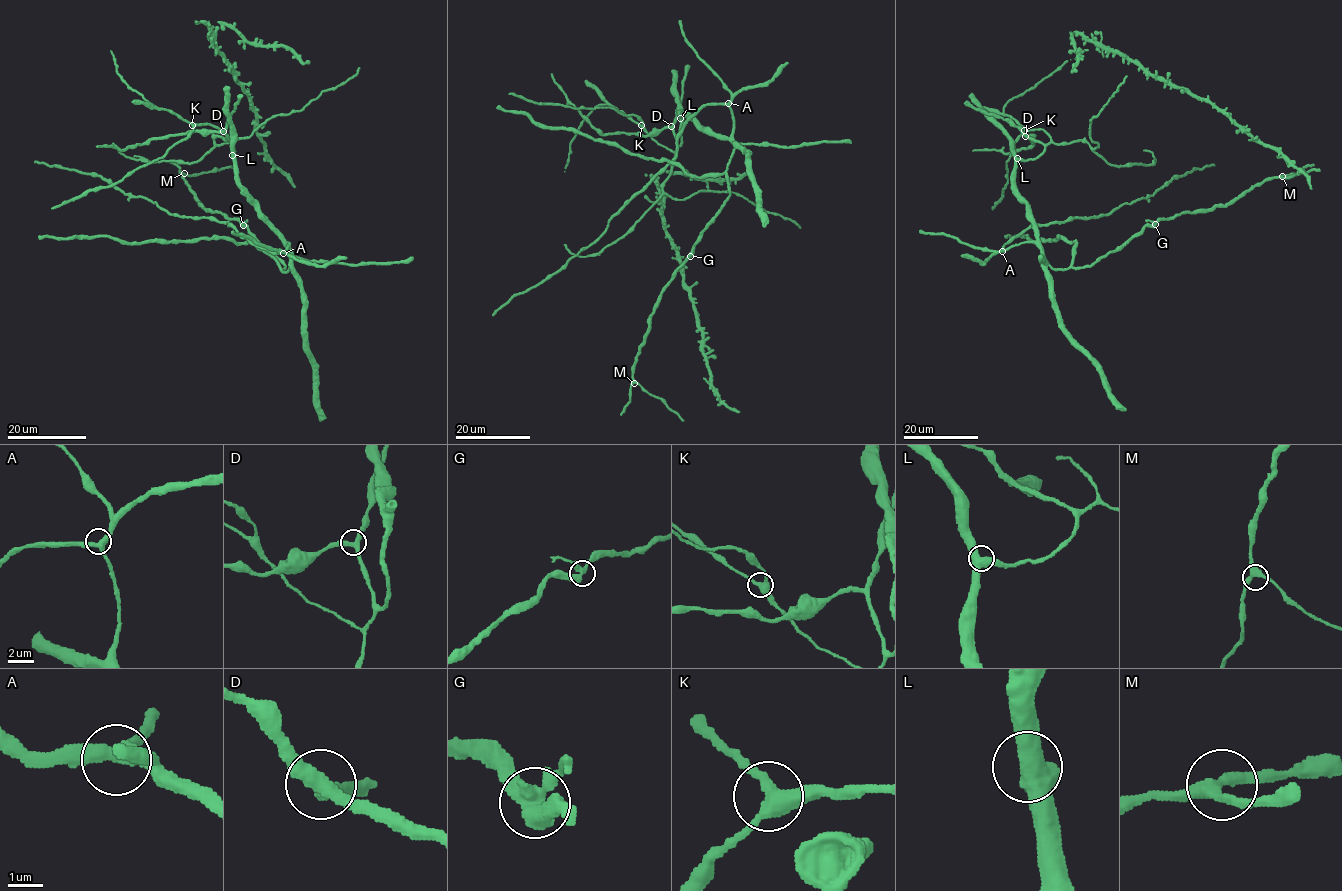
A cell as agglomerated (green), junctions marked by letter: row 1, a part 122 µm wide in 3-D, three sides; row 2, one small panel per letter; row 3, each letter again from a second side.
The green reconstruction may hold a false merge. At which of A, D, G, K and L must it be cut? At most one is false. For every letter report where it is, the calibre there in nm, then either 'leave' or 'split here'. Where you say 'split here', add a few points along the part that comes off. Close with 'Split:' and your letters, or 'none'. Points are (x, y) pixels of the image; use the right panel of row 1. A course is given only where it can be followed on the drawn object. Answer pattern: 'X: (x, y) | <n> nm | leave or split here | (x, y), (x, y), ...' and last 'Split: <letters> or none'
A: (1002, 251) | 360 nm | leave
D: (1025, 136) | 380 nm | leave
G: (1155, 224) | 420 nm | leave
K: (1024, 130) | 380 nm | leave
L: (1017, 158) | 500 nm | leave
Split: none

